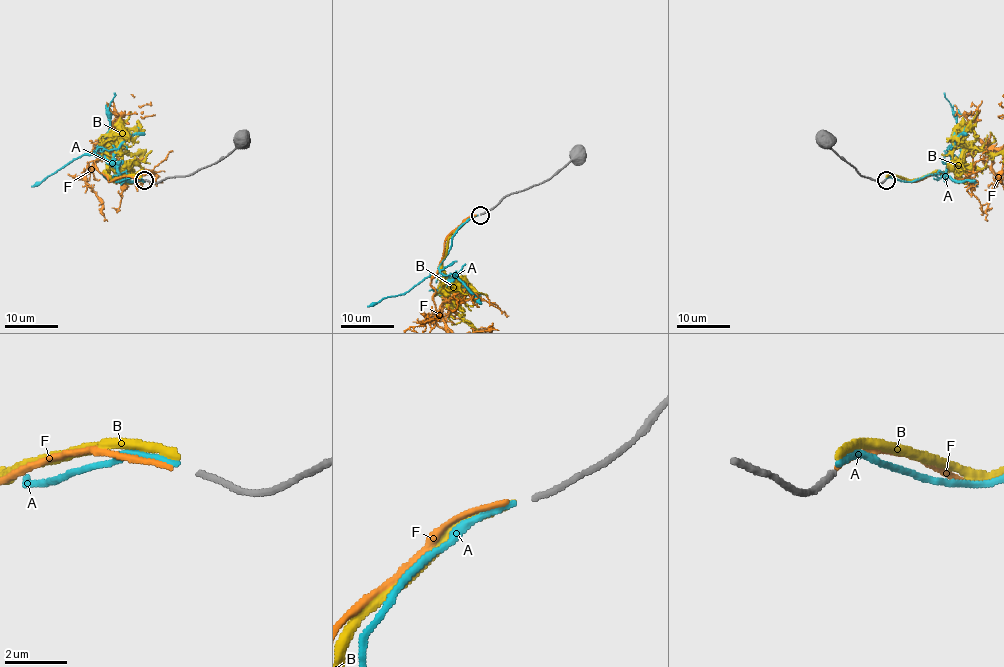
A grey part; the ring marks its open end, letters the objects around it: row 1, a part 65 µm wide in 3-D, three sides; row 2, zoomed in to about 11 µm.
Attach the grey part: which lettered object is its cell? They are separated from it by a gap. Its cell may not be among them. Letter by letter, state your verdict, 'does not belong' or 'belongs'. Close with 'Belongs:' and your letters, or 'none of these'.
A: does not belong
B: does not belong
F: belongs
Belongs: F

